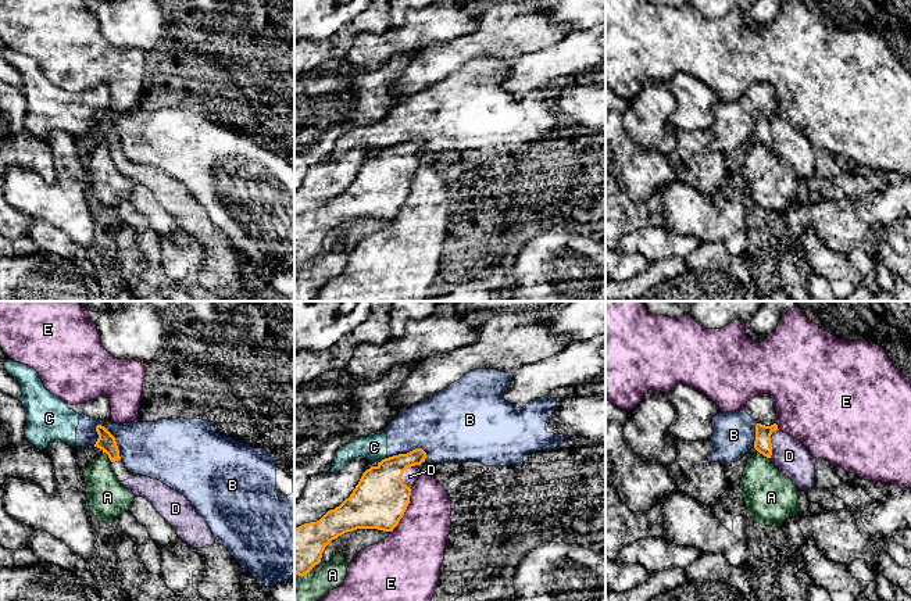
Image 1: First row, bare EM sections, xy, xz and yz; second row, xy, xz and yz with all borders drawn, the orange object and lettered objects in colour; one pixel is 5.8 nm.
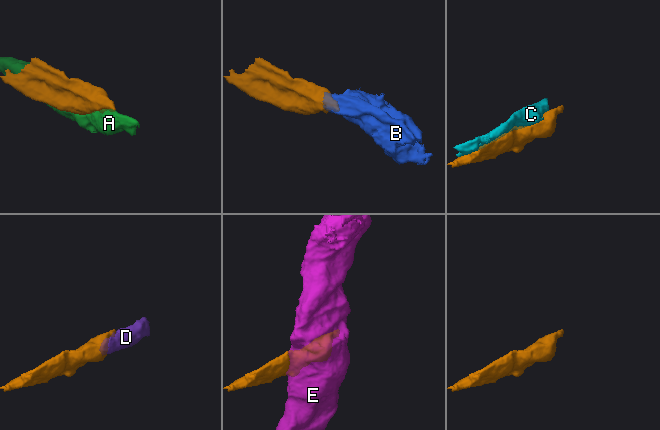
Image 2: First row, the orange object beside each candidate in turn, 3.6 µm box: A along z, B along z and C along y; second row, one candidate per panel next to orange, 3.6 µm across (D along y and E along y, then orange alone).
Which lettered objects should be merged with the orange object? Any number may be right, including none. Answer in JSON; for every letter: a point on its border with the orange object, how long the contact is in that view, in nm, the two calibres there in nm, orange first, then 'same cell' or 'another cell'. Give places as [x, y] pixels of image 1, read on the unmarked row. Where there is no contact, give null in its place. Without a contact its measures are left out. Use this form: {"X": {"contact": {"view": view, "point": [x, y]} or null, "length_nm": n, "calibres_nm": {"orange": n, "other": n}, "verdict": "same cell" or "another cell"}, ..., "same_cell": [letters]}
{"A": {"contact": {"view": "xy", "point": [109, 146]}, "length_nm": 80, "calibres_nm": {"orange": 110, "other": 220}, "verdict": "another cell"}, "B": {"contact": {"view": "xy", "point": [114, 129]}, "length_nm": 240, "calibres_nm": {"orange": 110, "other": 320}, "verdict": "another cell"}, "C": {"contact": {"view": "xz", "point": [382, 149]}, "length_nm": 70, "calibres_nm": {"orange": 320, "other": 160}, "verdict": "another cell"}, "D": {"contact": {"view": "xz", "point": [403, 161]}, "length_nm": 160, "calibres_nm": {"orange": 320, "other": 90}, "verdict": "same cell"}, "E": {"contact": {"view": "xz", "point": [404, 200]}, "length_nm": 280, "calibres_nm": {"orange": 320, "other": 340}, "verdict": "another cell"}, "same_cell": ["D"]}

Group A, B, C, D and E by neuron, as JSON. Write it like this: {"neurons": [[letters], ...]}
{"neurons": [["A"], ["B", "C"], ["D"], ["E"]]}

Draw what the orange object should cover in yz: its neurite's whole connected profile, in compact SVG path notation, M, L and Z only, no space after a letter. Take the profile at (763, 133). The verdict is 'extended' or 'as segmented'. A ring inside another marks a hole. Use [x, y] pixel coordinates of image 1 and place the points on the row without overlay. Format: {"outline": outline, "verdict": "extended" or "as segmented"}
{"outline": "M776 112L755 114L754 137L769 147L800 180L814 175L817 147L796 126L780 121Z", "verdict": "extended"}

